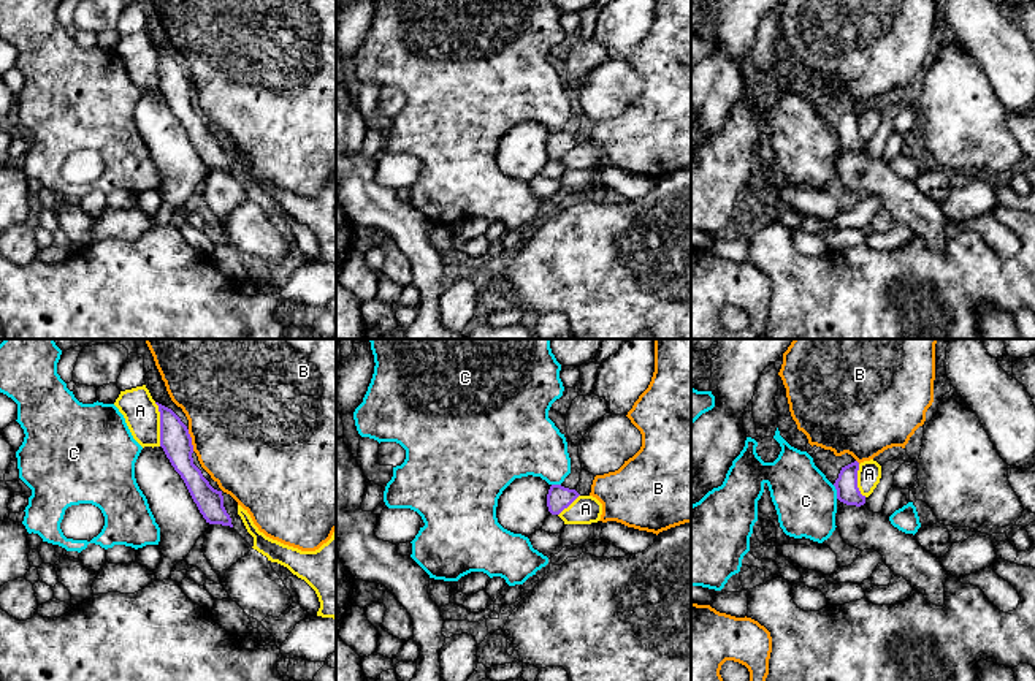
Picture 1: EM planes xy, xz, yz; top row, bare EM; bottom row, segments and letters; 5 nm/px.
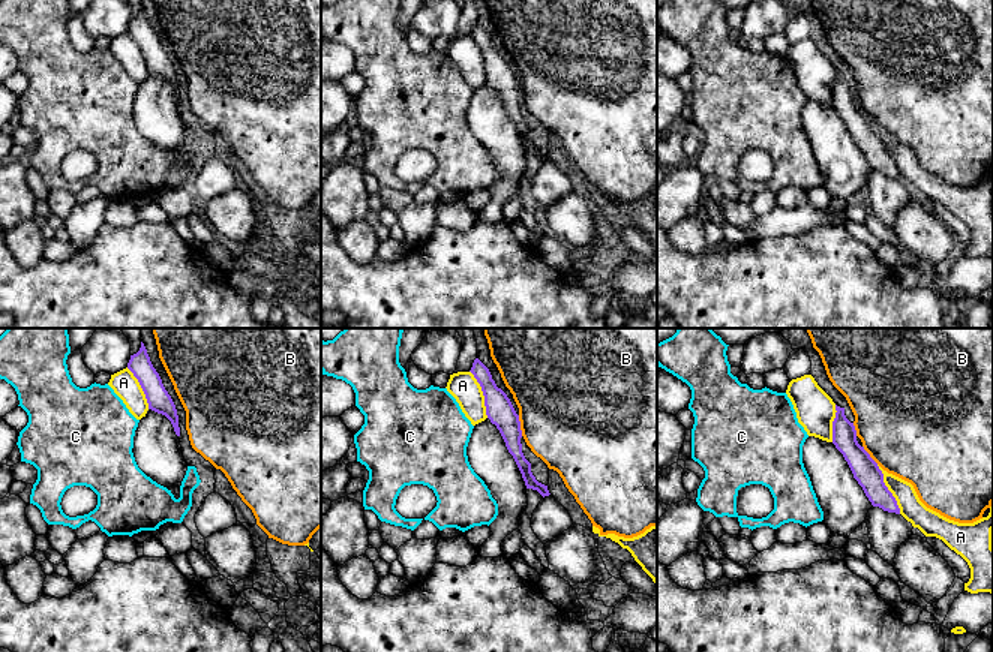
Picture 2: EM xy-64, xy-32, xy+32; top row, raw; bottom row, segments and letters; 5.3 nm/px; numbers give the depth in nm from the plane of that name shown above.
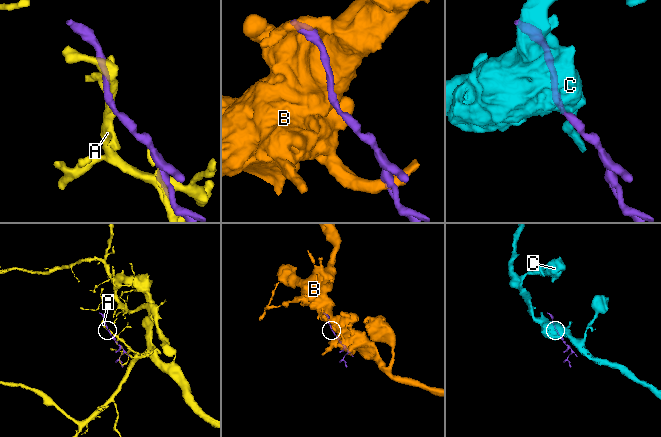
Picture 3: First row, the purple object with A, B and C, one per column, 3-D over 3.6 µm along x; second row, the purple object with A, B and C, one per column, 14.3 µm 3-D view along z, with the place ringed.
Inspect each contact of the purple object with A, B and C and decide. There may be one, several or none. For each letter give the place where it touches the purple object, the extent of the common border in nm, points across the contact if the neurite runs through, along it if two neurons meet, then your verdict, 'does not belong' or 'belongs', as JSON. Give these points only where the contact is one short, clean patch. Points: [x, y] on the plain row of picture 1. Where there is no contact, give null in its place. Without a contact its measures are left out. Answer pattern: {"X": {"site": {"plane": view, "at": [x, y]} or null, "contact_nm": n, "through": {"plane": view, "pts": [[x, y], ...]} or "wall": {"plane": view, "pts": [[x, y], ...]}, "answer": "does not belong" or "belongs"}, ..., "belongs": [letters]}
{"A": {"site": {"plane": "xy", "at": [160, 70]}, "contact_nm": 220, "answer": "does not belong"}, "B": {"site": {"plane": "xy", "at": [190, 86]}, "contact_nm": 120, "answer": "does not belong"}, "C": {"site": {"plane": "yz", "at": [837, 136]}, "contact_nm": 80, "wall": {"plane": "yz", "pts": [[832, 130], [837, 143]]}, "answer": "does not belong"}, "belongs": []}

